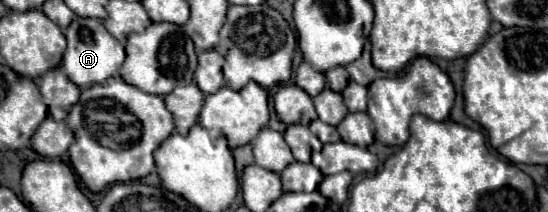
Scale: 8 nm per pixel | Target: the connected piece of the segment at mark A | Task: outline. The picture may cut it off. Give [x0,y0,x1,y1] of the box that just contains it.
[62,16,124,88]

